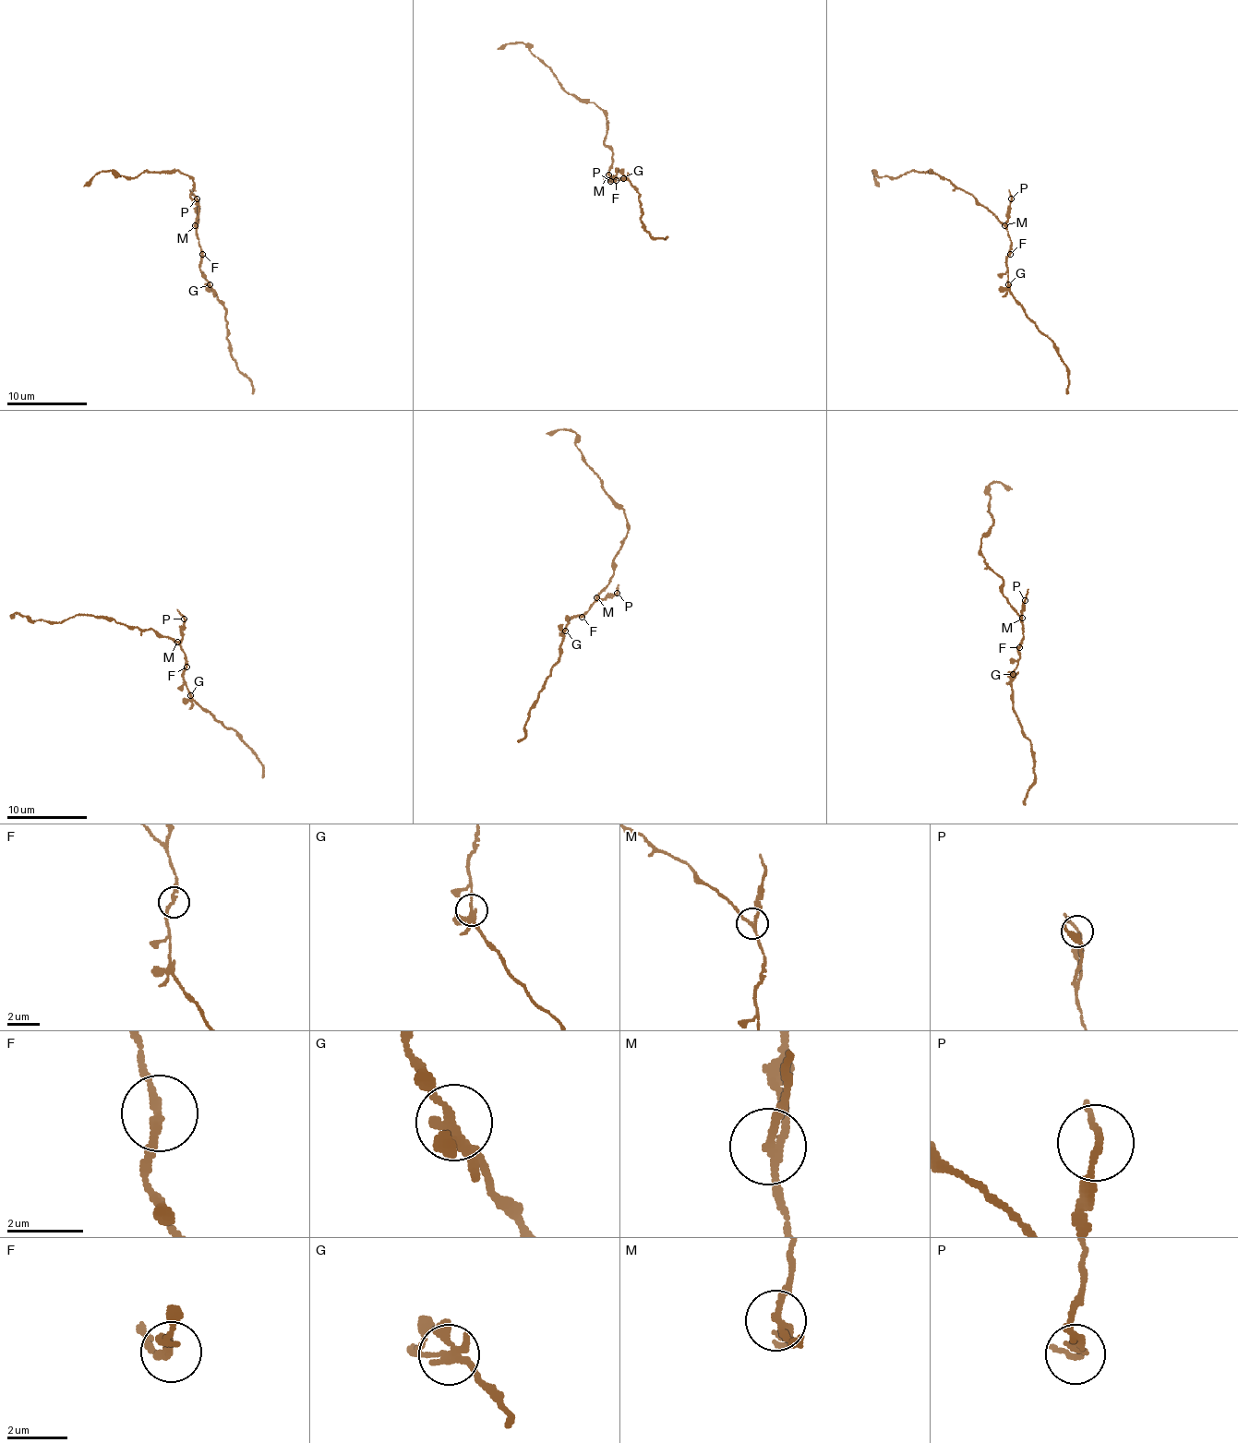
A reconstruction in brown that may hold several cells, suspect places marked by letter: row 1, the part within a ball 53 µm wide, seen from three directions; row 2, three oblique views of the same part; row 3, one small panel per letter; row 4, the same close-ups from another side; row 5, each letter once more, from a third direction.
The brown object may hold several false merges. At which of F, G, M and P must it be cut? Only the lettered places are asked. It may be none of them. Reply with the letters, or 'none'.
M

